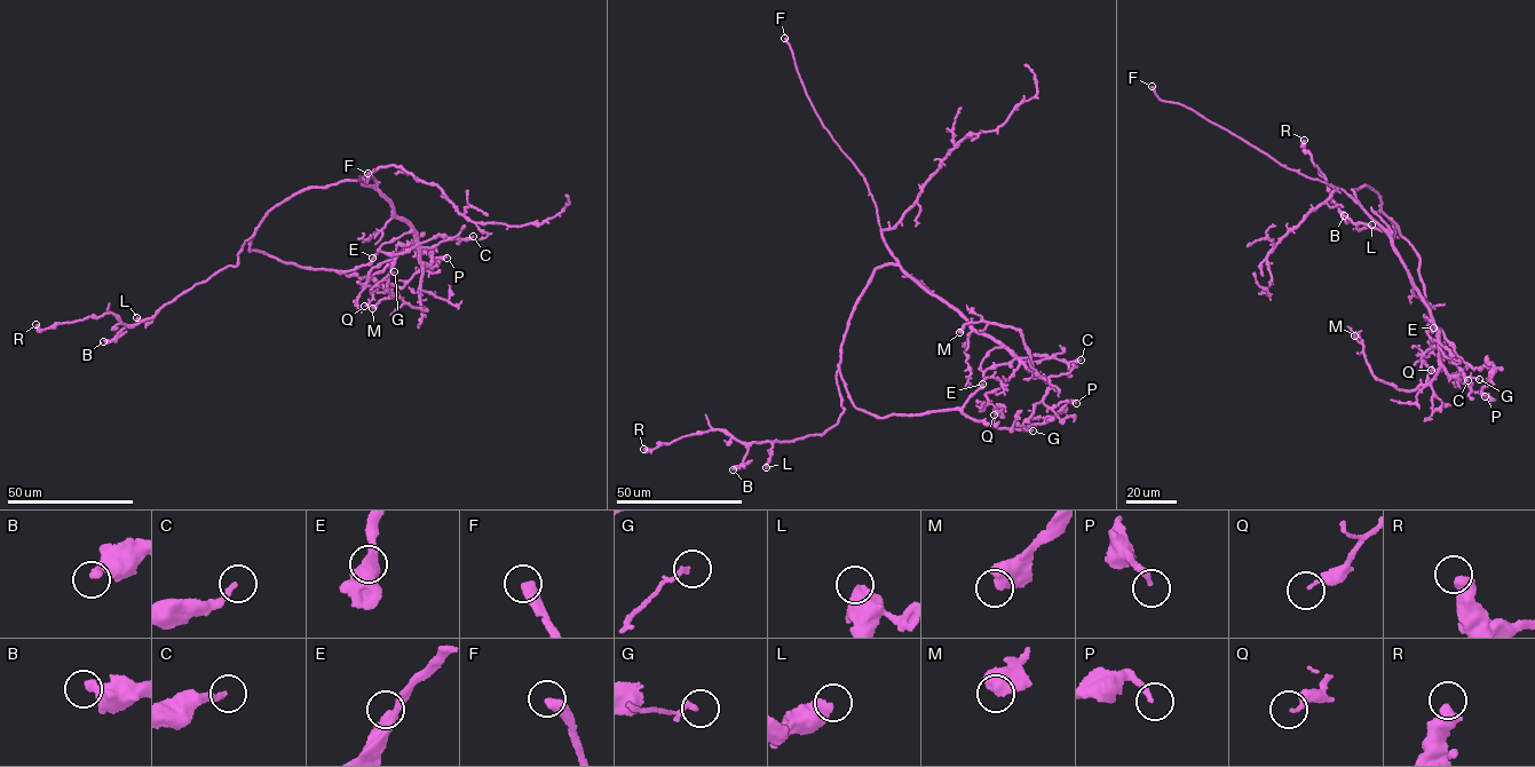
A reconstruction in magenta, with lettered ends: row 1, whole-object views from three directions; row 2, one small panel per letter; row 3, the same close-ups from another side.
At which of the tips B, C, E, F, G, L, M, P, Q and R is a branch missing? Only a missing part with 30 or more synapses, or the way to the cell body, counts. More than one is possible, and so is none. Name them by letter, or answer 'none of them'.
F

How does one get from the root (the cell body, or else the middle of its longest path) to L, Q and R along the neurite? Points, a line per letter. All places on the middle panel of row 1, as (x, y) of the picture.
L: (855, 309), (836, 376), (845, 410), (837, 424), (823, 434), (775, 441), (766, 467)
Q: (855, 309), (876, 268), (897, 265), (1020, 363), (1002, 387), (986, 394), (986, 403), (1002, 412), (994, 414)
R: (855, 309), (836, 376), (845, 410), (837, 424), (823, 434), (782, 442), (745, 444), (715, 429), (643, 449)

